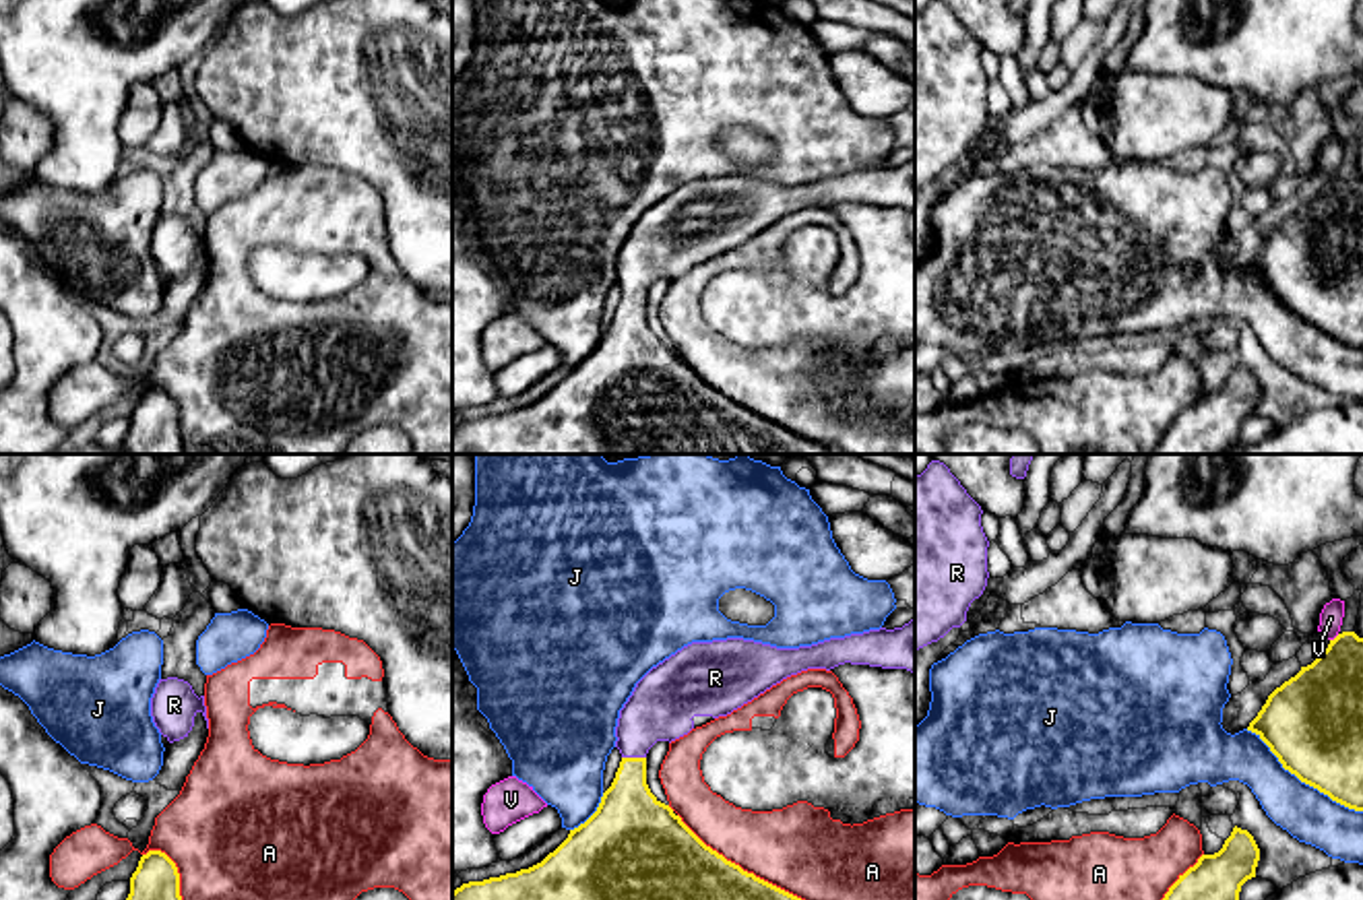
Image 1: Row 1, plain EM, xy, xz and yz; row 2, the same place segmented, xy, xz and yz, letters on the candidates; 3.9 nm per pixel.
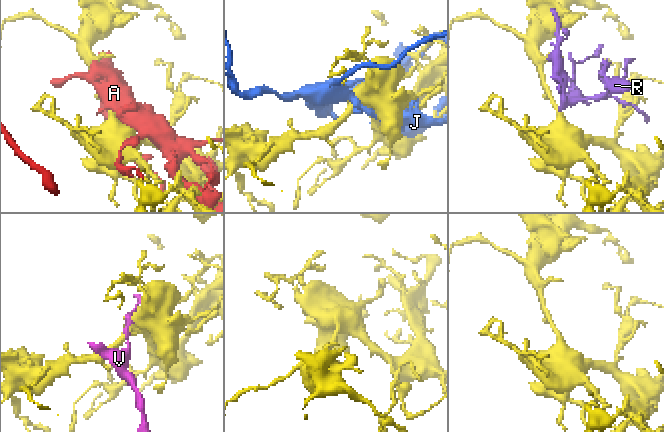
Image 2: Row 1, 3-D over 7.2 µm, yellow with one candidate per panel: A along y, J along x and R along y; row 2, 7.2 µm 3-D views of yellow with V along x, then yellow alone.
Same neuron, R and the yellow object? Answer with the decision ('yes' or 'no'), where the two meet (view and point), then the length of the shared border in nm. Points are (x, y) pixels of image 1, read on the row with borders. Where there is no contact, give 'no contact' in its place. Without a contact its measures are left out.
yes; contact xz (635, 758); length 100 nm

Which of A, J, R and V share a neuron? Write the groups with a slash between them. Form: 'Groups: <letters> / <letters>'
Groups: A / J / R / V

